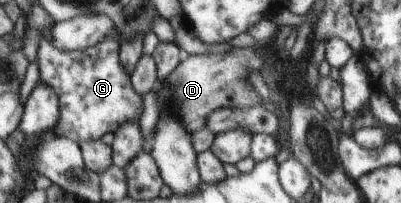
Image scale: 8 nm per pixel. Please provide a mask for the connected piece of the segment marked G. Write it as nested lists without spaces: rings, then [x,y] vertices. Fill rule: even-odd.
[[[116,30],[100,44],[74,52],[63,51],[50,41],[42,40],[38,56],[40,81],[54,87],[59,96],[61,120],[55,130],[58,136],[82,144],[98,140],[108,132],[116,134],[126,123],[142,118],[144,102],[121,63],[120,44]]]

